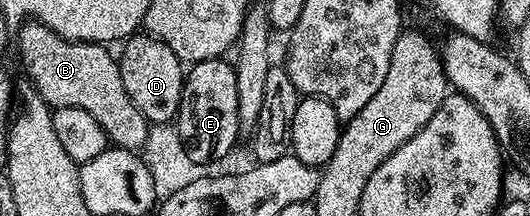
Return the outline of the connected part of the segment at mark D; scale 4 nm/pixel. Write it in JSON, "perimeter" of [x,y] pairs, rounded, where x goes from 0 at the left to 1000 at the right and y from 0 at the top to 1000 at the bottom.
{"perimeter":[[[253,157],[234,190],[236,227],[225,241],[228,356],[247,472],[281,560],[283,579],[311,574],[332,560],[334,514],[342,486],[342,440],[349,394],[351,319],[345,282],[304,185],[279,157]]]}

